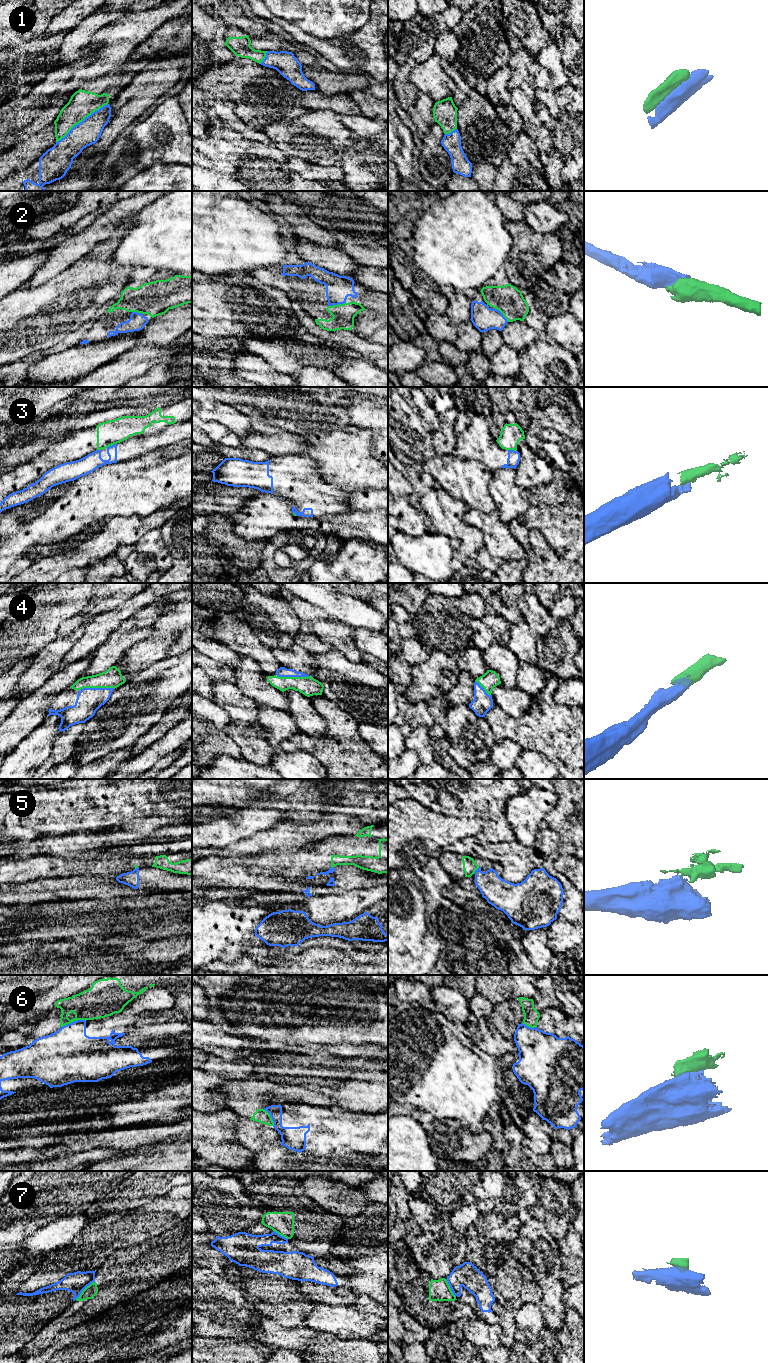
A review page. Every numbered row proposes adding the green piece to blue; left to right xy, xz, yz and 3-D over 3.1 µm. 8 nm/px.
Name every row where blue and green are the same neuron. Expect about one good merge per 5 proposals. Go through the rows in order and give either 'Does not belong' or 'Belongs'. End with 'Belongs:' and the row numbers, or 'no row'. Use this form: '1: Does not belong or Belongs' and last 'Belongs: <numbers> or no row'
1: Does not belong
2: Belongs
3: Does not belong
4: Belongs
5: Does not belong
6: Does not belong
7: Does not belong
Belongs: 2, 4

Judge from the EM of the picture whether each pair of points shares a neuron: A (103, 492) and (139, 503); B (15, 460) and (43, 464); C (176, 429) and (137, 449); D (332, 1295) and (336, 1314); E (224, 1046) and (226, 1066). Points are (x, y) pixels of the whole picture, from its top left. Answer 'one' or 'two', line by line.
A: one
B: two
C: one
D: two
E: two

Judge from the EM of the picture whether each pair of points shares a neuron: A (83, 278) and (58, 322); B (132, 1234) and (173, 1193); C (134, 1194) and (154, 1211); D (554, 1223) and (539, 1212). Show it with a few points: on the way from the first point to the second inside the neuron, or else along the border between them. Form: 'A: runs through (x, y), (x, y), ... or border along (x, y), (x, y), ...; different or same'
A: runs through (71, 286), (58, 299), (58, 310); same
B: border along (165, 1195), (169, 1198), (181, 1199); different
C: border along (164, 1195), (154, 1197), (144, 1205); different
D: runs through (550, 1219), (543, 1212); same

